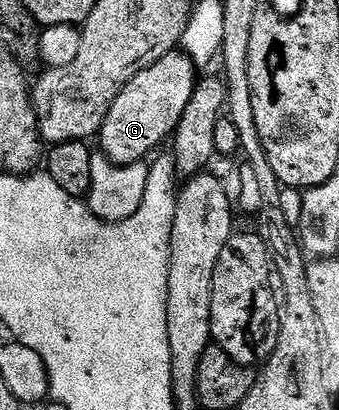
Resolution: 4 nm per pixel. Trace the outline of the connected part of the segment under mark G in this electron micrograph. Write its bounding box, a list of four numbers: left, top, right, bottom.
[100,51,200,165]

